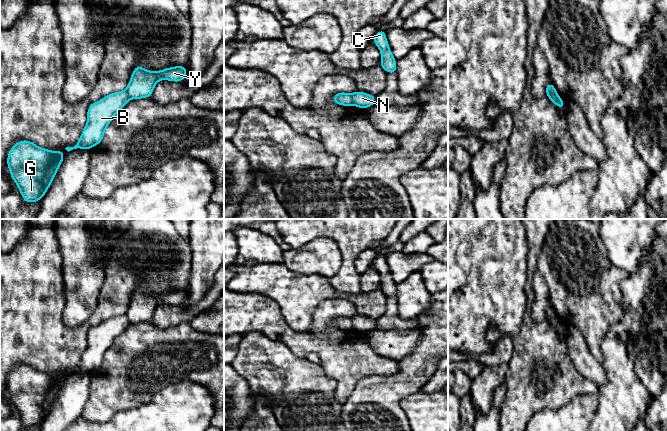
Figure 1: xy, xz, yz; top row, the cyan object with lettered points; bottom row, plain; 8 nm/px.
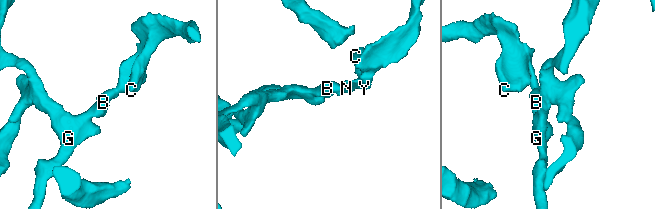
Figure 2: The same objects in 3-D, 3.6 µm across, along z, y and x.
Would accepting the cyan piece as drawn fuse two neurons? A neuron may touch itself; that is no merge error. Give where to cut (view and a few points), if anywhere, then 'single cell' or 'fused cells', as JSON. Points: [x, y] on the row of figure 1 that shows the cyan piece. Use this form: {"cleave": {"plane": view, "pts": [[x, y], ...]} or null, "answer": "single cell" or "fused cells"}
{"cleave": {"plane": "xz", "pts": [[350, 94], [353, 104]]}, "answer": "fused cells"}

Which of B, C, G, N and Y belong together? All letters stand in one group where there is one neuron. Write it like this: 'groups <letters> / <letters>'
groups B G / C N Y

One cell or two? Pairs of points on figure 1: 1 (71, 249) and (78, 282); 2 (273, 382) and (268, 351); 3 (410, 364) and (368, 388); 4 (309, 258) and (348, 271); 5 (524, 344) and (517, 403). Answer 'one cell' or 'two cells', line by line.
1: one cell
2: one cell
3: one cell
4: two cells
5: one cell

